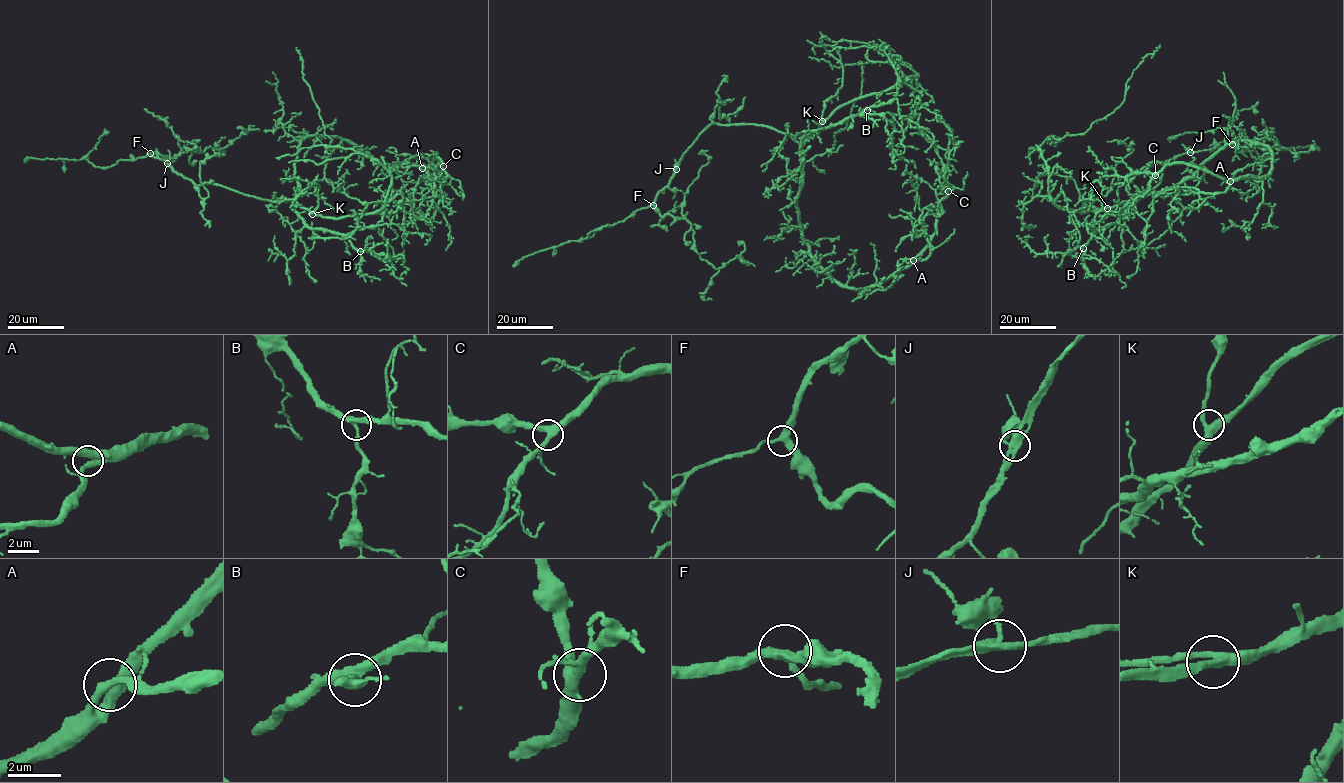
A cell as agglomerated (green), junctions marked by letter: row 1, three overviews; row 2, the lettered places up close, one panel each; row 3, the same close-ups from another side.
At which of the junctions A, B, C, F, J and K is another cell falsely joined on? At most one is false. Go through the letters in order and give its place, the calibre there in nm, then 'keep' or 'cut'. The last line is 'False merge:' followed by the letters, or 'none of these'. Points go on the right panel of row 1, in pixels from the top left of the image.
A: (1230, 181) | 280 nm | keep
B: (1083, 248) | 300 nm | keep
C: (1155, 175) | 360 nm | keep
F: (1232, 144) | 320 nm | keep
J: (1190, 152) | 320 nm | keep
K: (1107, 208) | 320 nm | keep
False merge: none of these

